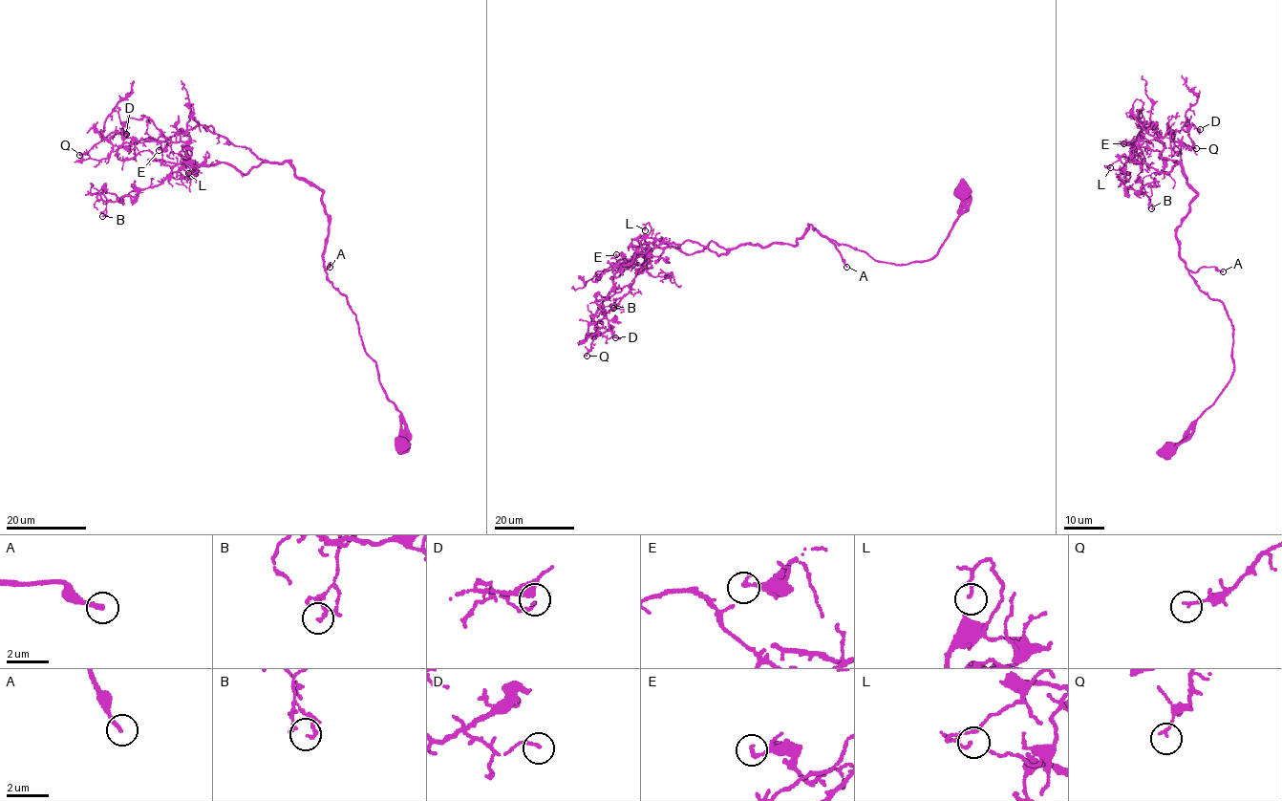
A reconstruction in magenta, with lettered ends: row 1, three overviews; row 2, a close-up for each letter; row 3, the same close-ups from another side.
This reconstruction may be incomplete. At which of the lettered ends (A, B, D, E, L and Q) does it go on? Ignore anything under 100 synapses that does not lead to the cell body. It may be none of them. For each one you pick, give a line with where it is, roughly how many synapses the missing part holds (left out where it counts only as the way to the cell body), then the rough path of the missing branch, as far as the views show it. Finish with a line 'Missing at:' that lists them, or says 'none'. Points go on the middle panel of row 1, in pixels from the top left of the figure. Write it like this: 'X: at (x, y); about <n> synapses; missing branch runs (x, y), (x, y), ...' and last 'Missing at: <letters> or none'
A: at (846, 267); about 120 synapses; missing branch runs (846, 267), (837, 272), (832, 263), (803, 258), (780, 238), (728, 256), (735, 261), (715, 257)
Missing at: A

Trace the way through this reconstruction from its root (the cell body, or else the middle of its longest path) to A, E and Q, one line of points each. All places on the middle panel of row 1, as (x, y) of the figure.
A: (961, 191), (958, 219), (931, 258), (907, 265), (882, 263), (830, 239), (846, 267)
E: (961, 191), (936, 253), (907, 265), (807, 225), (796, 245), (717, 256), (687, 240), (616, 254)
Q: (961, 191), (936, 253), (907, 265), (807, 225), (796, 245), (655, 247), (630, 292), (587, 326), (587, 356)

